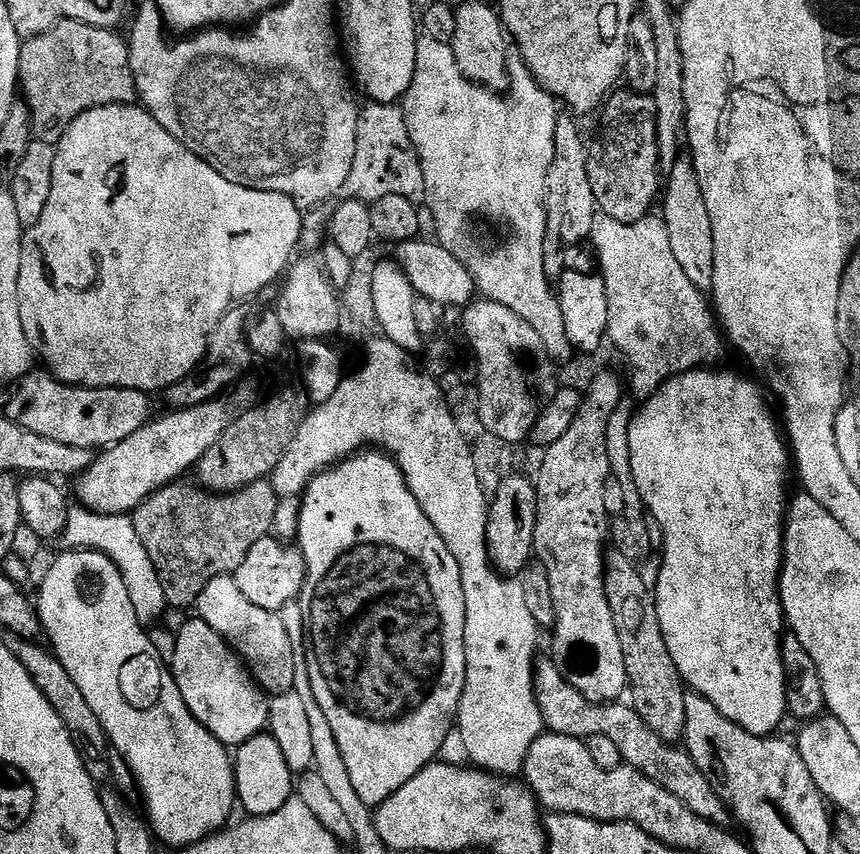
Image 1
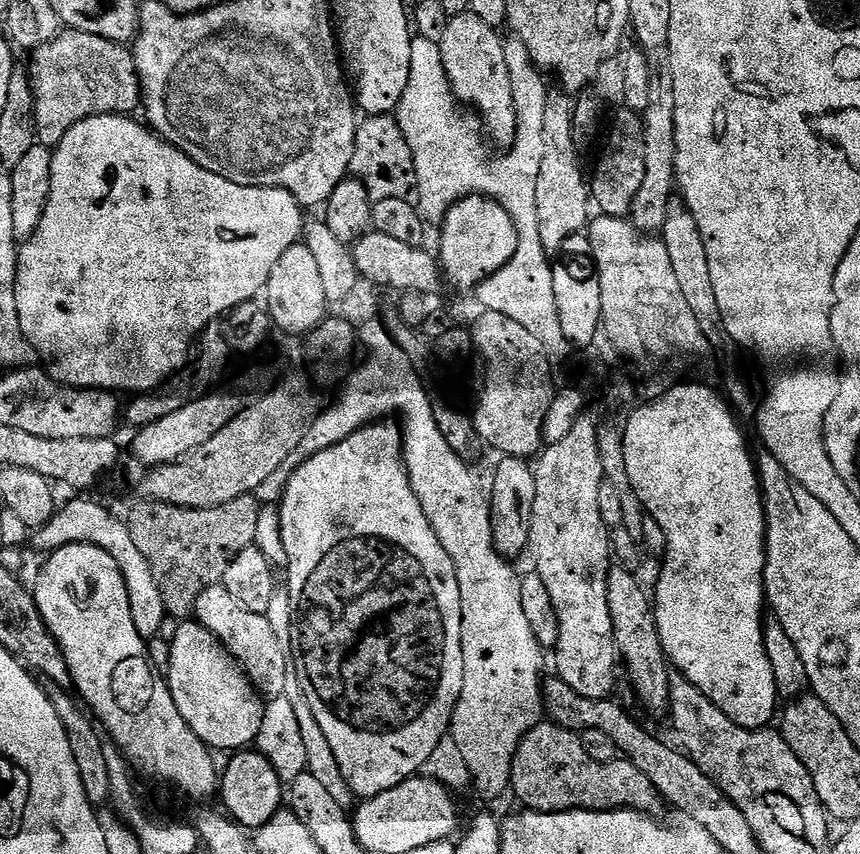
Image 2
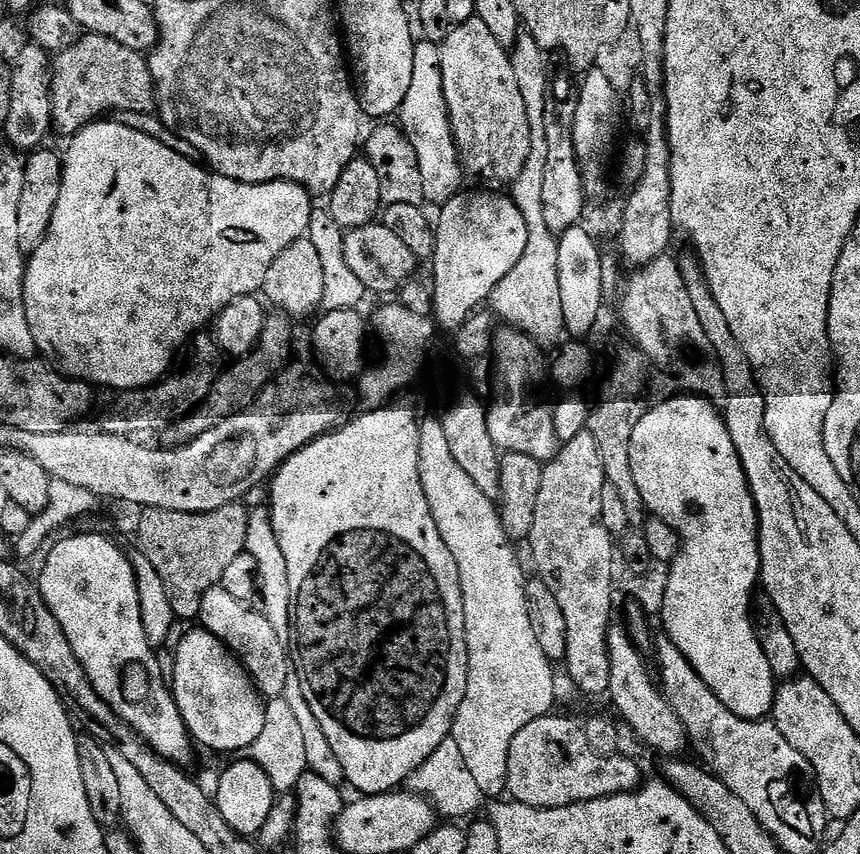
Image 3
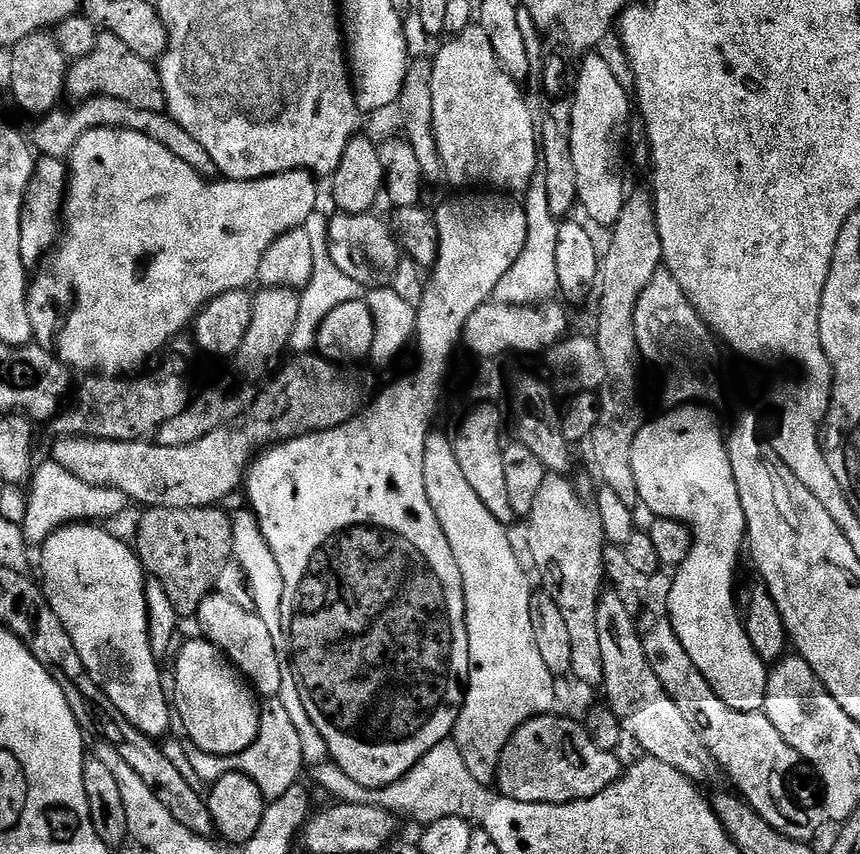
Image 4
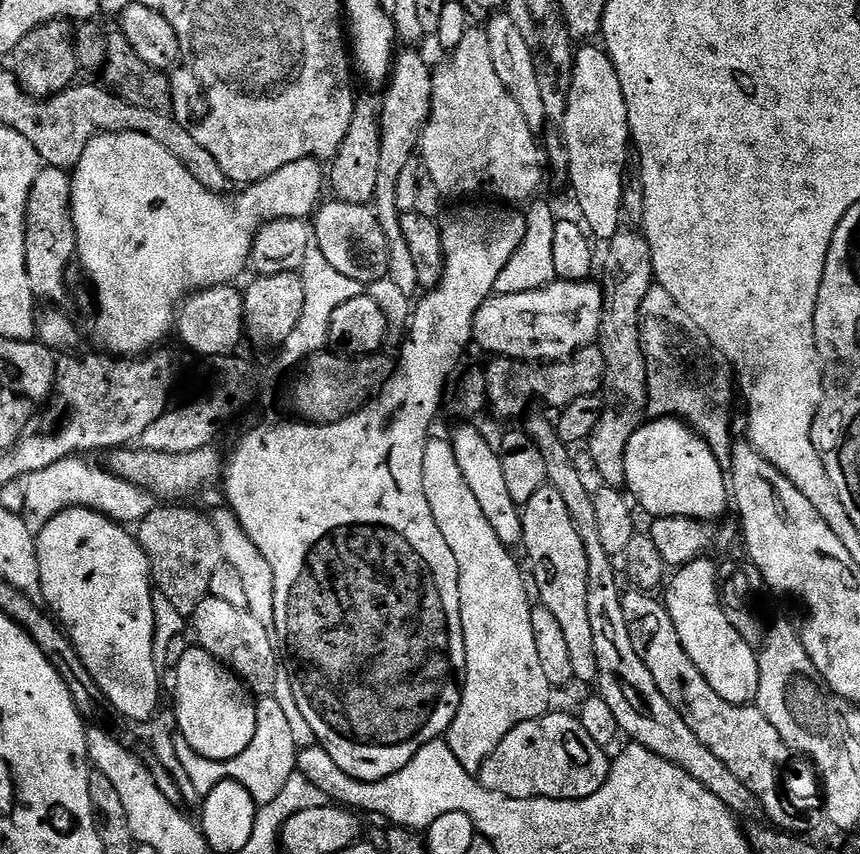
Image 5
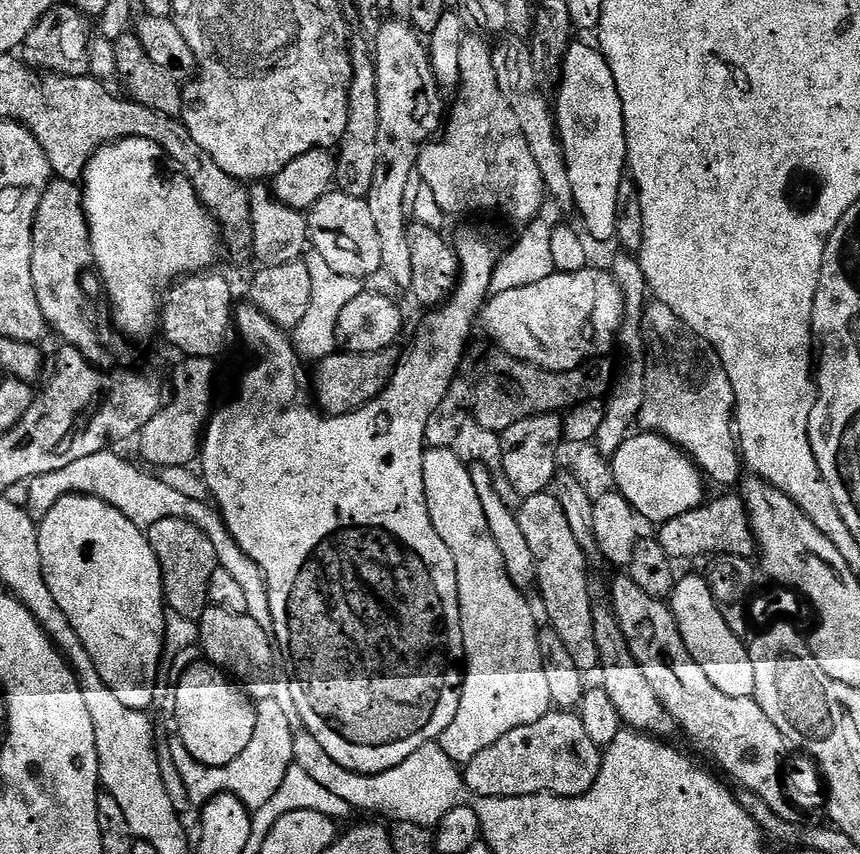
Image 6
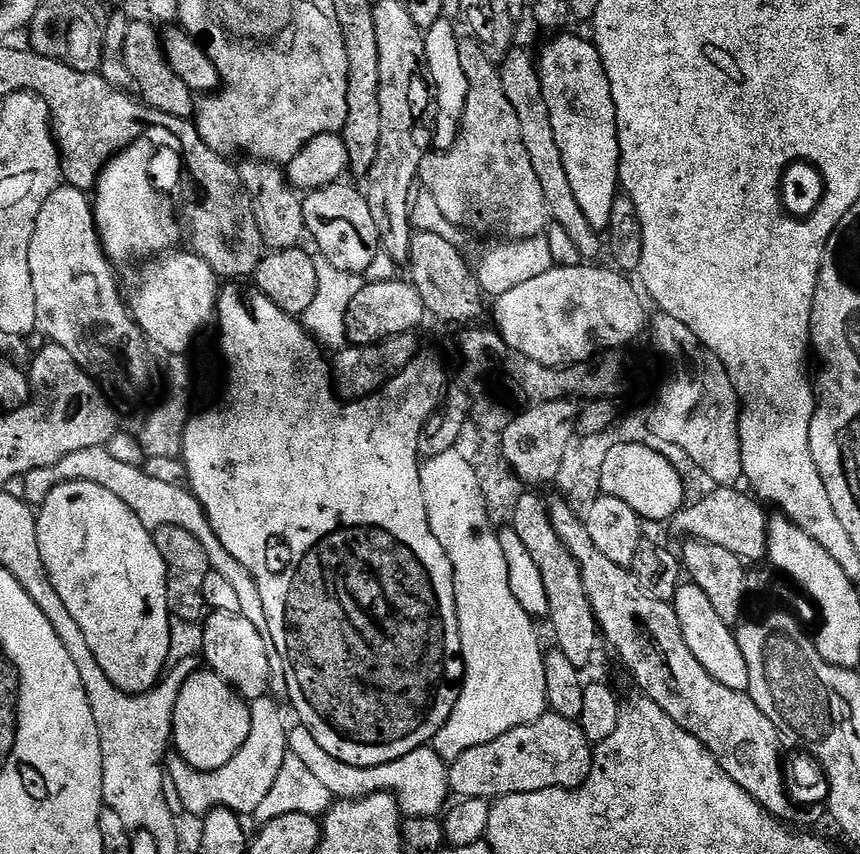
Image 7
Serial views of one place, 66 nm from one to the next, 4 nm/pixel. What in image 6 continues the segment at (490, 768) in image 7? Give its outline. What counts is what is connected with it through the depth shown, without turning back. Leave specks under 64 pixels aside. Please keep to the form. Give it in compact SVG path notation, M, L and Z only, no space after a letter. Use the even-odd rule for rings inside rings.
M553 710L547 712L538 722L530 726L518 726L510 734L502 734L494 746L486 746L482 754L474 754L470 763L463 765L464 785L473 797L477 796L537 796L546 792L554 796L581 796L594 786L600 776L602 748L595 745L586 734L579 715L572 710Z

